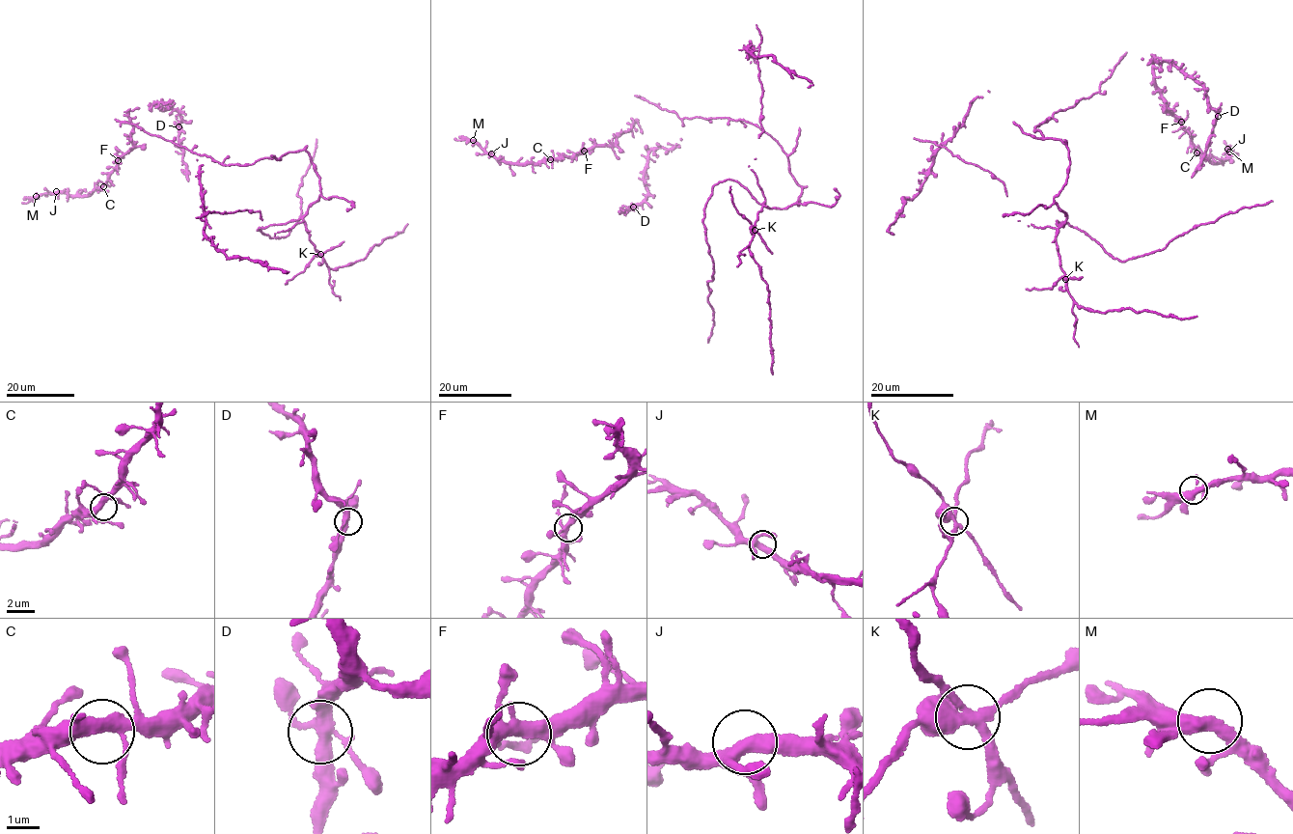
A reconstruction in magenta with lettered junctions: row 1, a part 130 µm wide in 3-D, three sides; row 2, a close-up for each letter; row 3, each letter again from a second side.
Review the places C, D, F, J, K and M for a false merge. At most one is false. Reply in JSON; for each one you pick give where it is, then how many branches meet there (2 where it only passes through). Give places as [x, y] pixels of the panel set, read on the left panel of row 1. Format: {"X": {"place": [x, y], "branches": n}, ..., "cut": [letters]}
{"K": {"place": [320, 254], "branches": 4}, "cut": ["K"]}

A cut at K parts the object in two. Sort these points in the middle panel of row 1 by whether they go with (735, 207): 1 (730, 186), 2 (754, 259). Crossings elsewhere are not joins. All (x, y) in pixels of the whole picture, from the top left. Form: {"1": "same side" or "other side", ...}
{"1": "same side", "2": "other side"}

